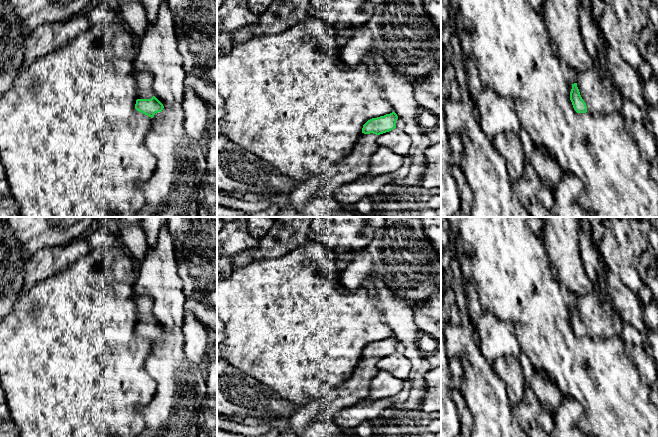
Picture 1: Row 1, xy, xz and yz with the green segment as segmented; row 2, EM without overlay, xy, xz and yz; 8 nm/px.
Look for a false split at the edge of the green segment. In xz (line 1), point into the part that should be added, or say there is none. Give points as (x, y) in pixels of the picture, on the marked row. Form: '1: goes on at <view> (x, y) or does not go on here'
1: goes on at xz (350, 168)

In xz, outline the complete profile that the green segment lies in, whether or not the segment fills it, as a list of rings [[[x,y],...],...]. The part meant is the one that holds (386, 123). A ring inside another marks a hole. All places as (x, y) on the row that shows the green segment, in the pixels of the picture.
[[[390,114],[368,120],[362,128],[352,152],[339,162],[330,166],[329,170],[307,181],[297,184],[289,193],[290,203],[286,209],[279,210],[275,217],[303,217],[305,205],[310,202],[322,187],[330,187],[332,191],[354,182],[363,175],[369,174],[370,159],[379,148],[377,137],[396,128],[397,114]]]

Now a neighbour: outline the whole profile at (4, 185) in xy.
[[[0,159],[0,197],[6,197],[8,195],[10,195],[10,186]]]

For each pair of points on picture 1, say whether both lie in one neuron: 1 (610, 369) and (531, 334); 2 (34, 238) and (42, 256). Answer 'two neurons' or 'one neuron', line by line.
1: one neuron
2: two neurons

